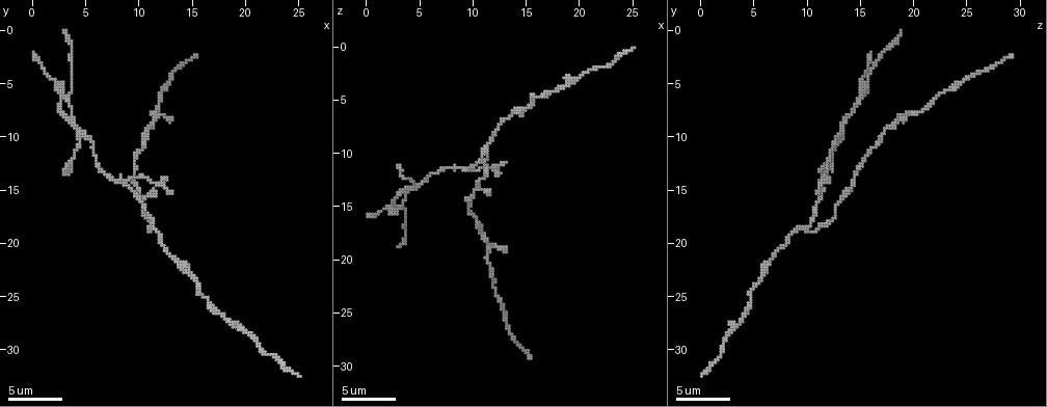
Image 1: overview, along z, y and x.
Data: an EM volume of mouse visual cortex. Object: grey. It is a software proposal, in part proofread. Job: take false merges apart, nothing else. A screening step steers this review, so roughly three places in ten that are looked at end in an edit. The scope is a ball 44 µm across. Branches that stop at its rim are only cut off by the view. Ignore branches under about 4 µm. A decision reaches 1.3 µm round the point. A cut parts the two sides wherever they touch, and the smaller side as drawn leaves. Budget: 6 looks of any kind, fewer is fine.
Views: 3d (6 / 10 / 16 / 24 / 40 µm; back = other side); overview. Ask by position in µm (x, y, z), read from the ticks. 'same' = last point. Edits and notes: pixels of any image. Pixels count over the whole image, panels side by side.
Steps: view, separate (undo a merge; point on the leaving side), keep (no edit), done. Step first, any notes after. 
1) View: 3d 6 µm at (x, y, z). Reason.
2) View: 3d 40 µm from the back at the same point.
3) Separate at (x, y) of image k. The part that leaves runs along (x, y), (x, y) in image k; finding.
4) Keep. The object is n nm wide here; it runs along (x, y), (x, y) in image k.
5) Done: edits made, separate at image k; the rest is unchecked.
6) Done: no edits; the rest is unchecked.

View: 3d 10 µm at (11.0, 18.8, 10.0).

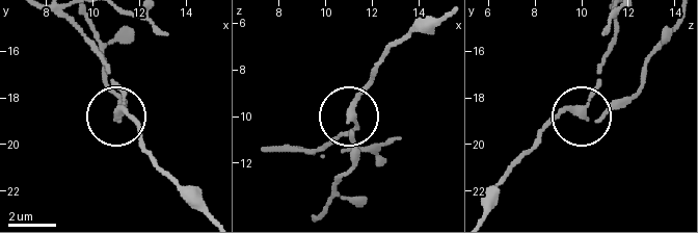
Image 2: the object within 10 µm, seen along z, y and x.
Keep. It runs along (352, 158), (346, 119), (374, 73) in image 2; continuous, no second cell.

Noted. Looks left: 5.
View: 3d 10 µm at (8.8, 14.0, 11.4). Three-way junction.

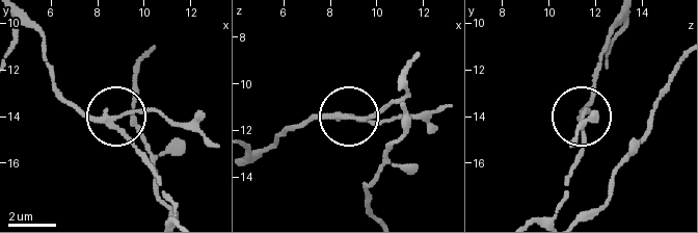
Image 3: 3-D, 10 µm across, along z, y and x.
Separate at (372, 123) of image 3. The part that leaves runs along (340, 115), (385, 122), (445, 108) in image 3; two cells meet here.

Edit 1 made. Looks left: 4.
View: 3d 16 µm at (11.4, 8.2, 19.0). Three-way junction.

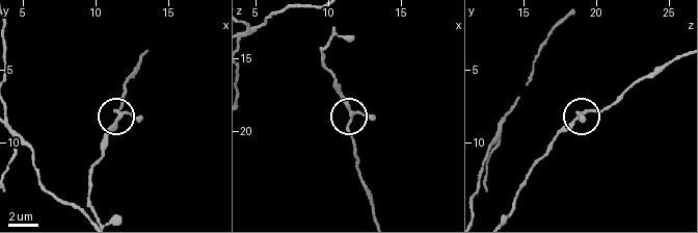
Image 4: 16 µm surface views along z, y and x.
Keep. The object is 190 nm wide here; it runs along (333, 30), (322, 46), (322, 62), (345, 99), (352, 153) in image 4; all the same cell.

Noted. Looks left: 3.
Done: edits made, separate at image 3; the rest is unchecked.

